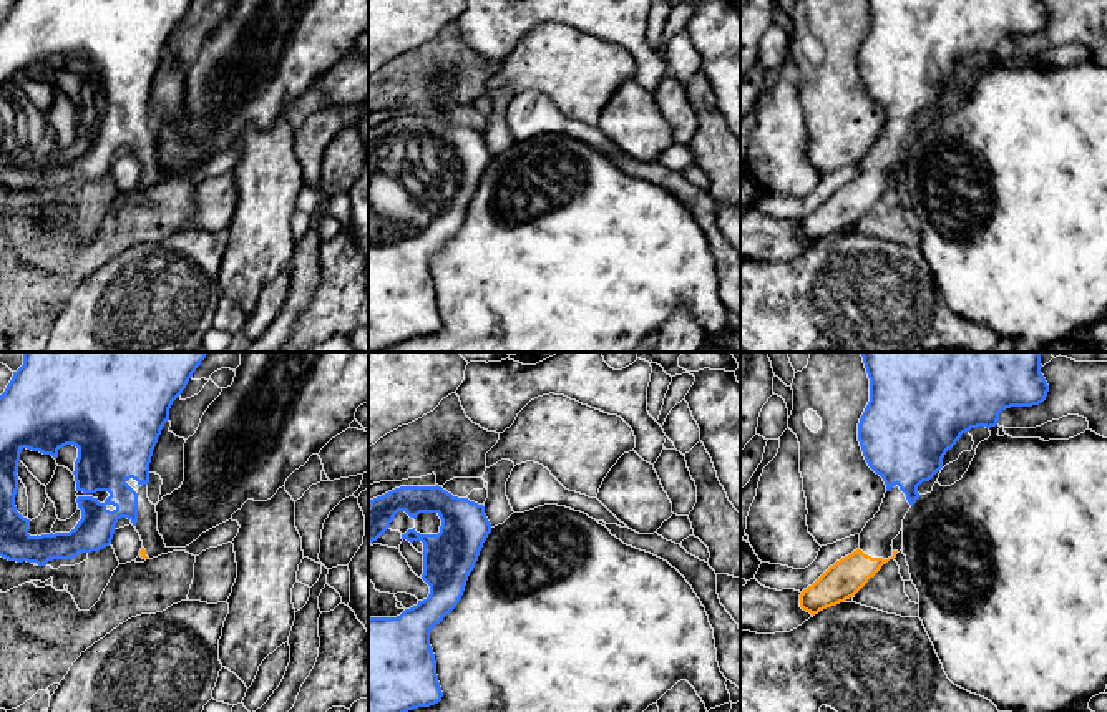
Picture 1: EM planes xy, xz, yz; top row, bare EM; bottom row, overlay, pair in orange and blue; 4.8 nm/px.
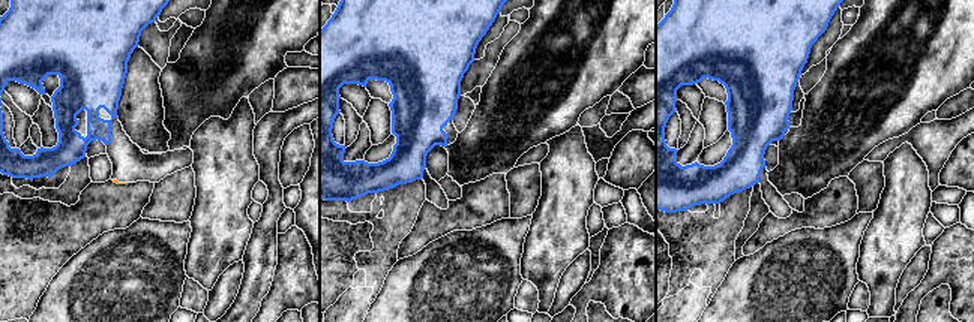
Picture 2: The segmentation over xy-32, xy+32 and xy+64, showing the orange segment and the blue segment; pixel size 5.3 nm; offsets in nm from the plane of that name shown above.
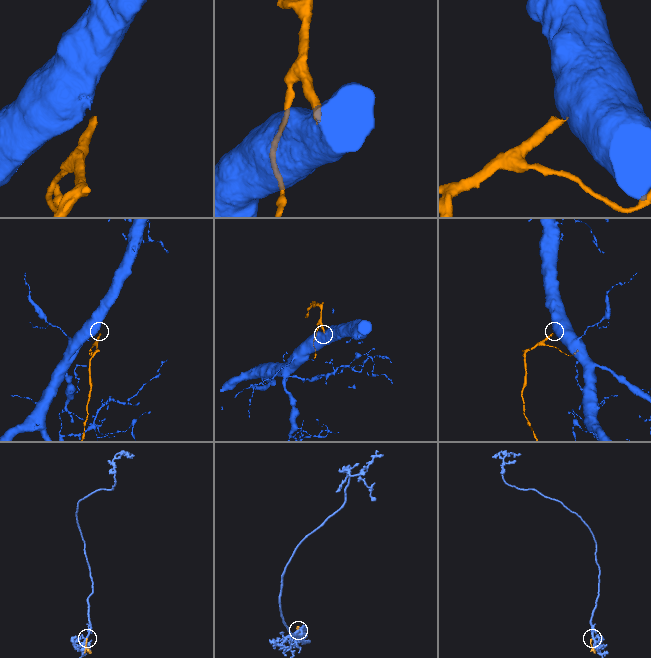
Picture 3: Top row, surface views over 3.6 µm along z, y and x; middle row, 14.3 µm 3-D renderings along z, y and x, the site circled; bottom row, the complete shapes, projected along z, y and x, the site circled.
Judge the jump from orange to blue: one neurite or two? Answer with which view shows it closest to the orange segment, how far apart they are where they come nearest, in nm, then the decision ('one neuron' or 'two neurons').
xy | 120 nm | one neuron

